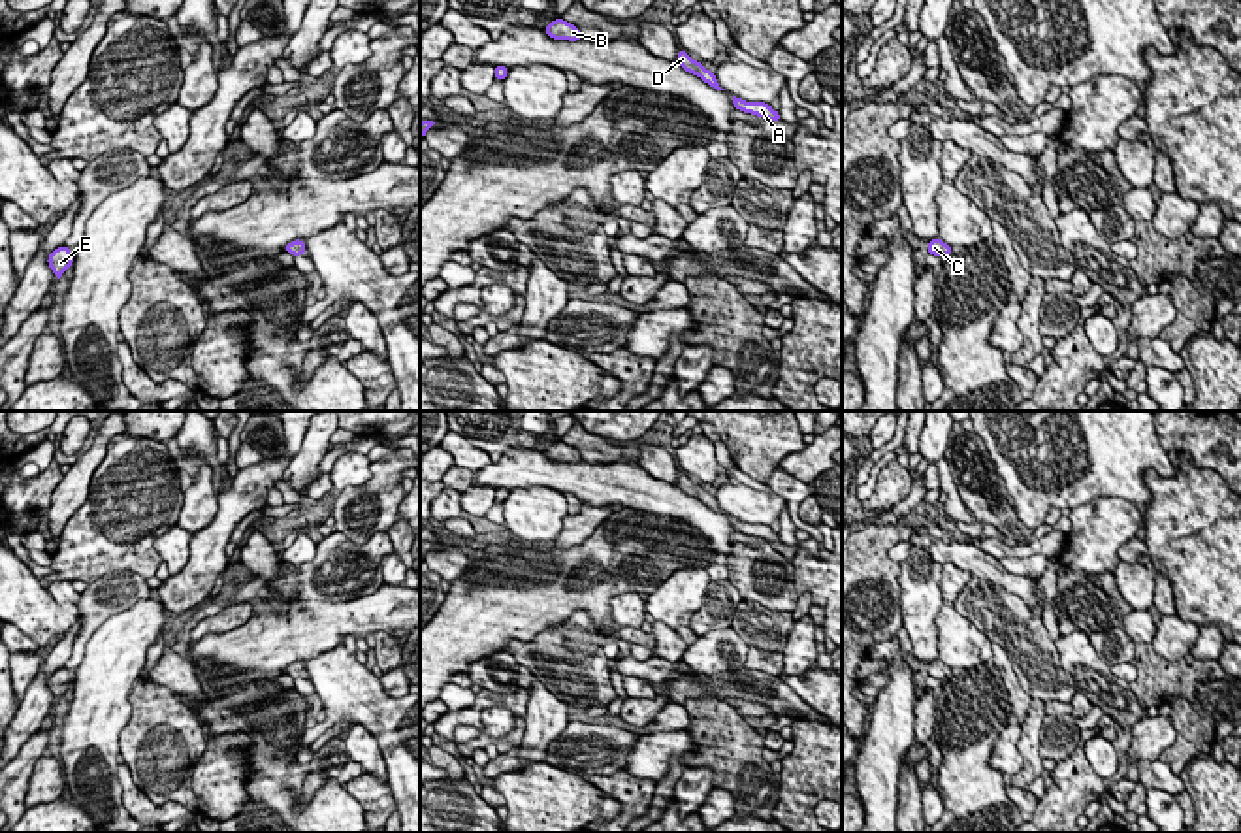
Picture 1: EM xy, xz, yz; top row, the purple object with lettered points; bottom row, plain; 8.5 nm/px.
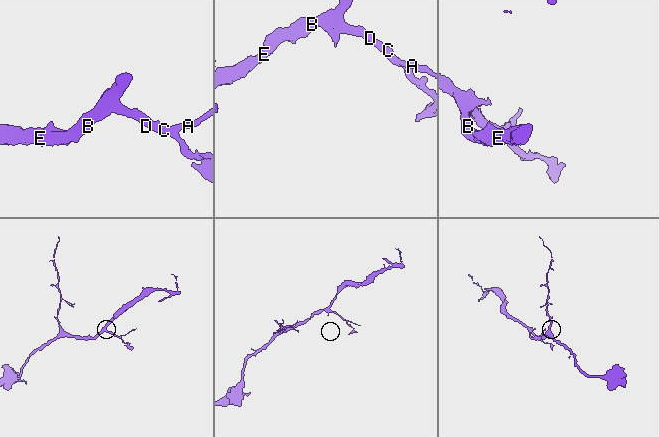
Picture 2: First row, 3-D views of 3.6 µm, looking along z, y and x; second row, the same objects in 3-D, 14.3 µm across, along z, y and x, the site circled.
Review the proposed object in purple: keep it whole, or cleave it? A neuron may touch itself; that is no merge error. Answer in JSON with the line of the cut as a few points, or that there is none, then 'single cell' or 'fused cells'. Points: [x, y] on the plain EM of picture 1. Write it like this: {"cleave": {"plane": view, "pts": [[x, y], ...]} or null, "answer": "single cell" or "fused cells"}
{"cleave": null, "answer": "single cell"}

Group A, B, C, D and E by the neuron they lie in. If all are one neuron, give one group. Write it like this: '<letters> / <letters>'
A B C D E

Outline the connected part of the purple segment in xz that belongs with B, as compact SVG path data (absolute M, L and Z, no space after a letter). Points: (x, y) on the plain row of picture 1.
M557 439L556 443L552 443L544 454L554 460L554 462L569 462L569 464L576 464L582 462L580 450L576 450L574 447L569 447L567 443L563 443L561 439Z

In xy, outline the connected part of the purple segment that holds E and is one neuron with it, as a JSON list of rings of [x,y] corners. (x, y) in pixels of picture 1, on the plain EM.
[[[62,667],[49,677],[47,686],[53,695],[60,701],[62,695],[73,686],[73,682],[75,680],[72,678],[72,673]]]

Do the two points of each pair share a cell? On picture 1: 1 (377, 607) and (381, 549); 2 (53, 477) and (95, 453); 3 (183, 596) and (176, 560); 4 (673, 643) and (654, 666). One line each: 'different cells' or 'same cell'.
1: different cells
2: different cells
3: different cells
4: different cells

